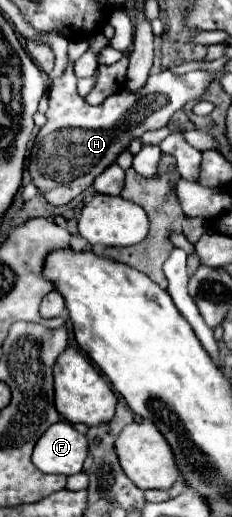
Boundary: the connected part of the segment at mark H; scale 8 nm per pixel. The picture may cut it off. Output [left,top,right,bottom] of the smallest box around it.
[29,40,215,206]

